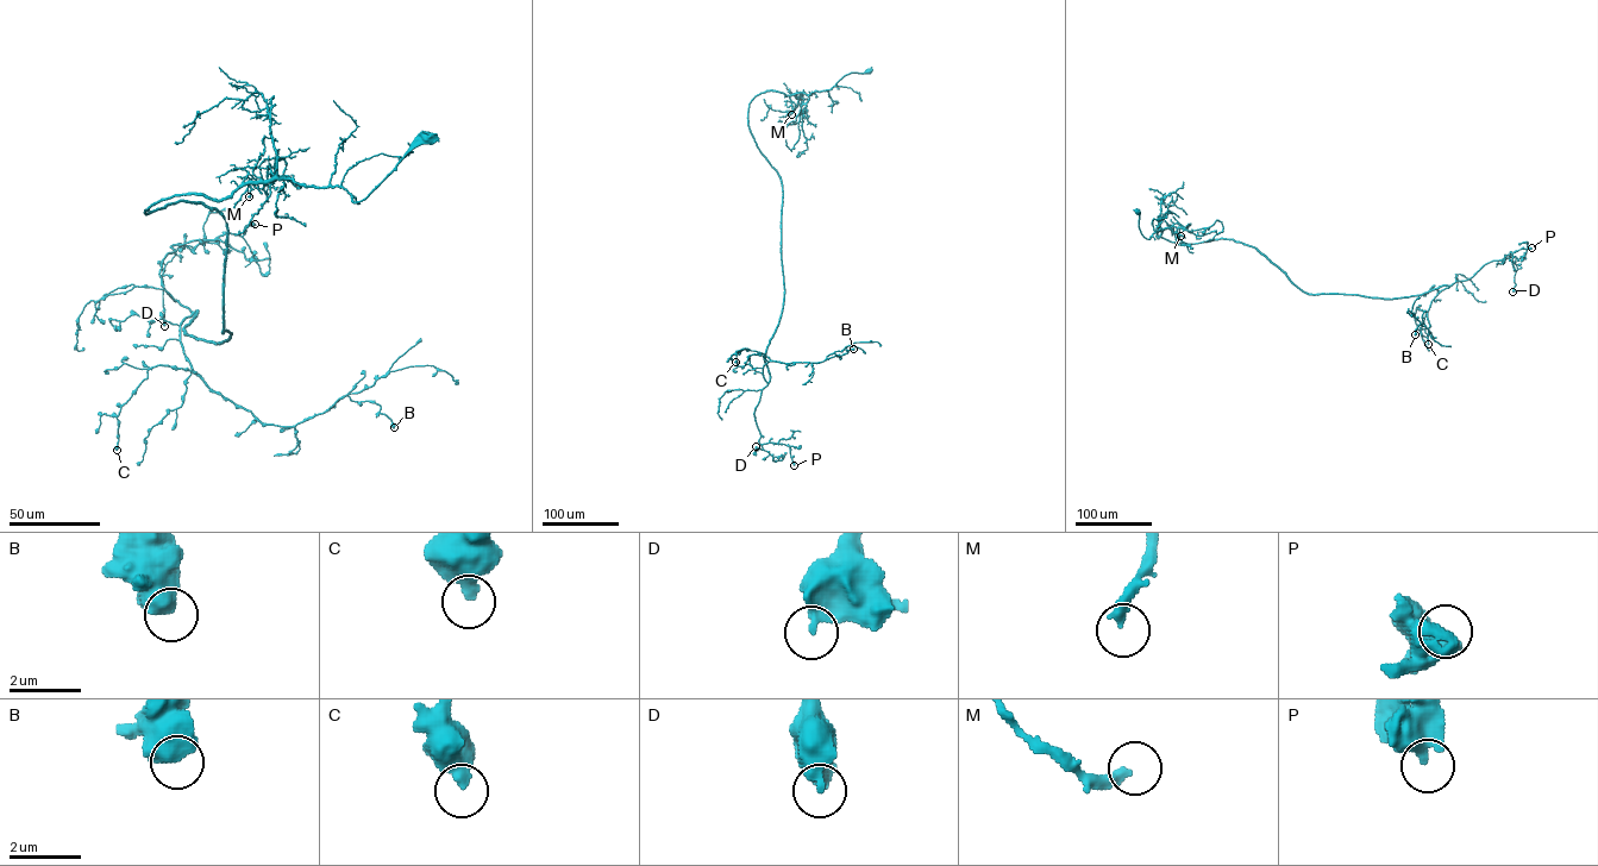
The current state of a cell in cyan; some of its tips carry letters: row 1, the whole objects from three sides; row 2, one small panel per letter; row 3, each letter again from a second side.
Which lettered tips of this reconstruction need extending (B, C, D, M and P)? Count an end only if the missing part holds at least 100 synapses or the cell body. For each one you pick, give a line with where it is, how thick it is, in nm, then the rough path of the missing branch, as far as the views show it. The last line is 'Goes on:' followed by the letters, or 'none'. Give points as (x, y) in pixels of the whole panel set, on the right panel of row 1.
Goes on: none

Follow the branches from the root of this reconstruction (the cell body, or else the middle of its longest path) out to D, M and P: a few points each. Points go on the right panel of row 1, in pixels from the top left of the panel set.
D: (1136, 212), (1147, 239), (1160, 228), (1171, 242), (1233, 239), (1310, 294), (1421, 295), (1515, 256), (1512, 292)
M: (1136, 212), (1139, 228), (1146, 238), (1169, 226), (1180, 236)
P: (1136, 212), (1147, 239), (1160, 228), (1157, 237), (1171, 242), (1233, 239), (1313, 294), (1422, 295), (1531, 248)

